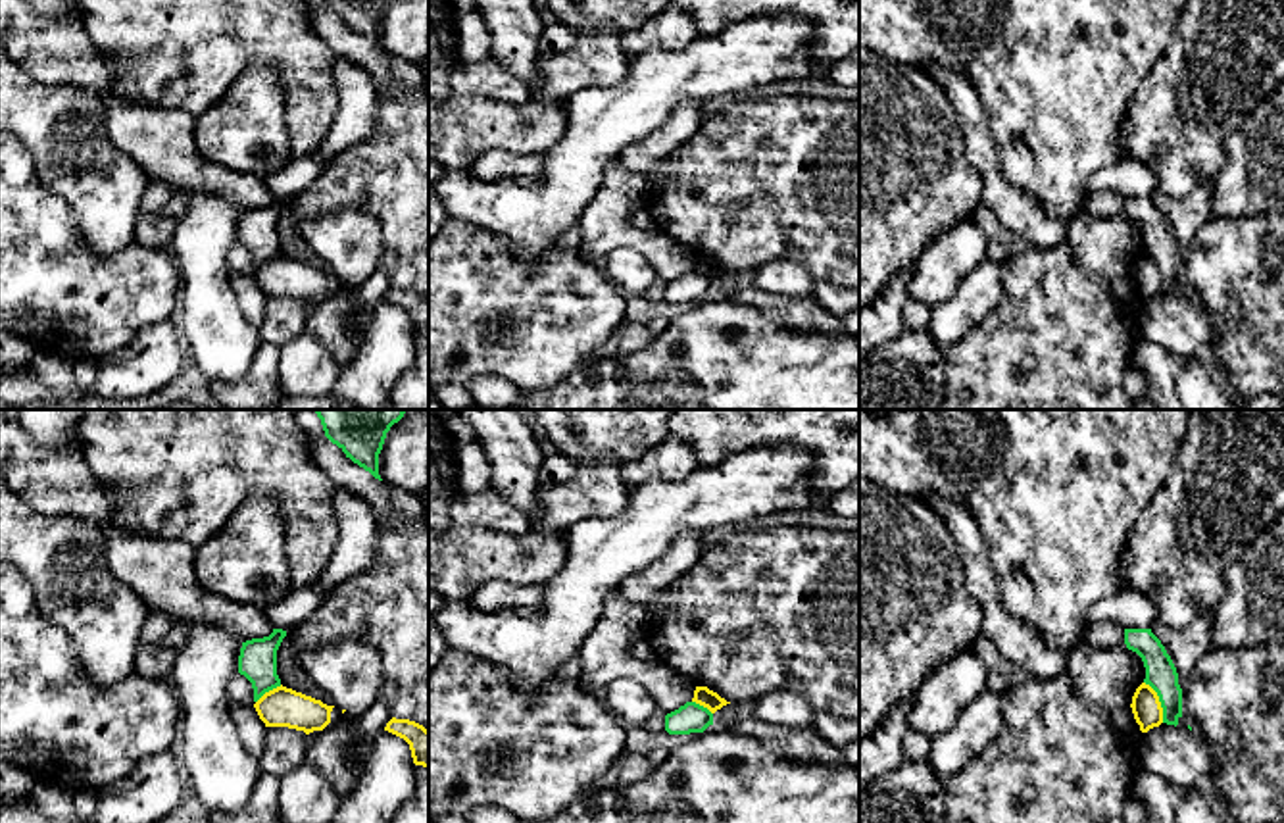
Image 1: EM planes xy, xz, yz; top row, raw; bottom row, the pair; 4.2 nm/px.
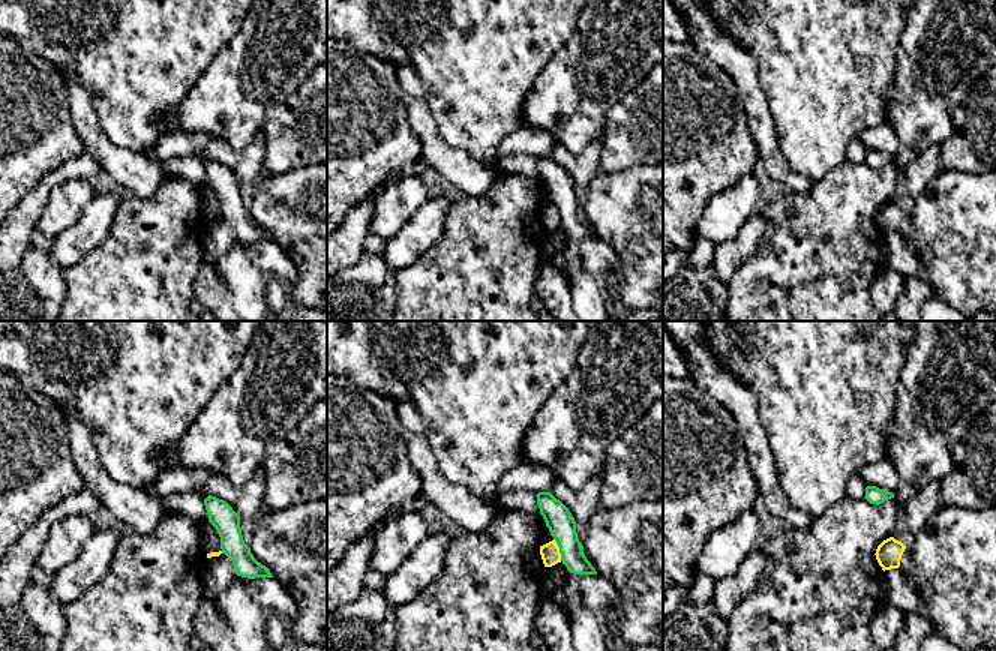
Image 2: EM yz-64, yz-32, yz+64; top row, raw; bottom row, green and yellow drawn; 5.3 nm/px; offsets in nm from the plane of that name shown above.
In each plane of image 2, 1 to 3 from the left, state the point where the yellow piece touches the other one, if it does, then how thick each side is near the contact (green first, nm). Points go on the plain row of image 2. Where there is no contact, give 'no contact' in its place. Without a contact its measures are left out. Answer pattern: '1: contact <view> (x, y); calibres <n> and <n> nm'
1: no contact
2: contact yz-32 (560, 213); calibres 150 and 100 nm
3: no contact

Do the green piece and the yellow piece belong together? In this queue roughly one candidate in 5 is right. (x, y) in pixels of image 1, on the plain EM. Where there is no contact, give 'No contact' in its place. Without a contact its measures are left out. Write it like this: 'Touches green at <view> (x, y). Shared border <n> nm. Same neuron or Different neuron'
Touches green at yz (1160, 270). Shared border 190 nm. Different neuron

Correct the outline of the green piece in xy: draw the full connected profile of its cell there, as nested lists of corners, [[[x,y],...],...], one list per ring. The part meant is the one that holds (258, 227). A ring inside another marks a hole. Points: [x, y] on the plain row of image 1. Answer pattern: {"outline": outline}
{"outline": [[[273,198],[269,206],[242,212],[238,242],[252,252],[254,271],[258,271],[265,262],[281,256],[277,244],[277,219],[284,206],[286,200]]]}

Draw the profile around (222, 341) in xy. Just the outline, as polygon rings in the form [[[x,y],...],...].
[[[173,188],[173,198],[183,196],[186,210],[171,213],[173,238],[169,250],[185,279],[179,290],[177,323],[185,337],[186,354],[192,356],[202,375],[213,381],[240,381],[261,344],[259,331],[242,315],[236,296],[231,288],[231,271],[227,265],[229,250],[238,242],[238,225],[242,208],[229,196],[215,190]]]

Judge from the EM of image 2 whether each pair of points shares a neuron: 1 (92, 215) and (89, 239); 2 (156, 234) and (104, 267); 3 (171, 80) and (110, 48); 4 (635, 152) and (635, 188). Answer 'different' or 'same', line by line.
1: same
2: same
3: same
4: different

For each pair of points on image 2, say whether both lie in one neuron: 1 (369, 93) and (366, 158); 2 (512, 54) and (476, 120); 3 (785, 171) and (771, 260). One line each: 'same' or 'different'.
1: same
2: same
3: different

